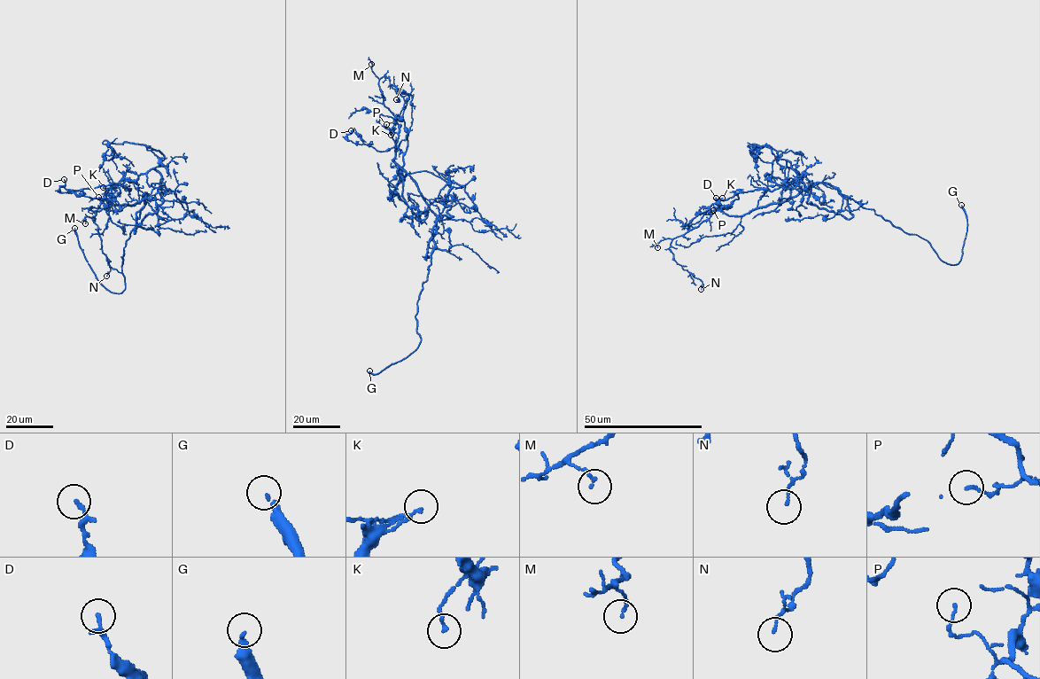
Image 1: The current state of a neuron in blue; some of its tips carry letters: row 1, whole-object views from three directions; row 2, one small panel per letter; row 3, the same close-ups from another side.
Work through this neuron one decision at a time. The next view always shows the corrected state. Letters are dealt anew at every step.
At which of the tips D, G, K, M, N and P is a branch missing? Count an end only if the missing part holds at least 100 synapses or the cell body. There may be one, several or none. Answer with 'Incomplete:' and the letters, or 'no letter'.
Incomplete: G

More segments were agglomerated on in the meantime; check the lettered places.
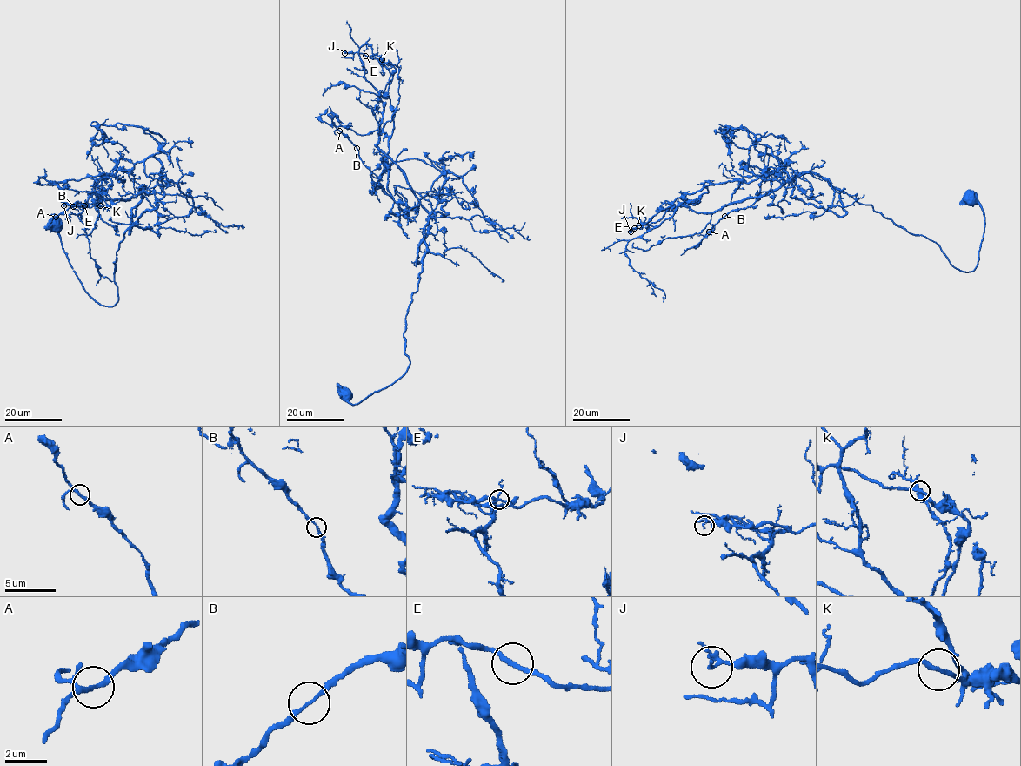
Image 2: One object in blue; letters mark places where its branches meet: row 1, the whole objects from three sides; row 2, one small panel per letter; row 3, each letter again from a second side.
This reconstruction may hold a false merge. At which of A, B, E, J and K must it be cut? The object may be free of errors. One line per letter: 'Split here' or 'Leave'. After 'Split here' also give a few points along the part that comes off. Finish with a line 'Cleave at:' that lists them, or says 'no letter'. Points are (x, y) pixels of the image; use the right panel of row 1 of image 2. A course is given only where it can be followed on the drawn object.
A: Leave
B: Leave
E: Leave
J: Leave
K: Leave
Cleave at: no letter

